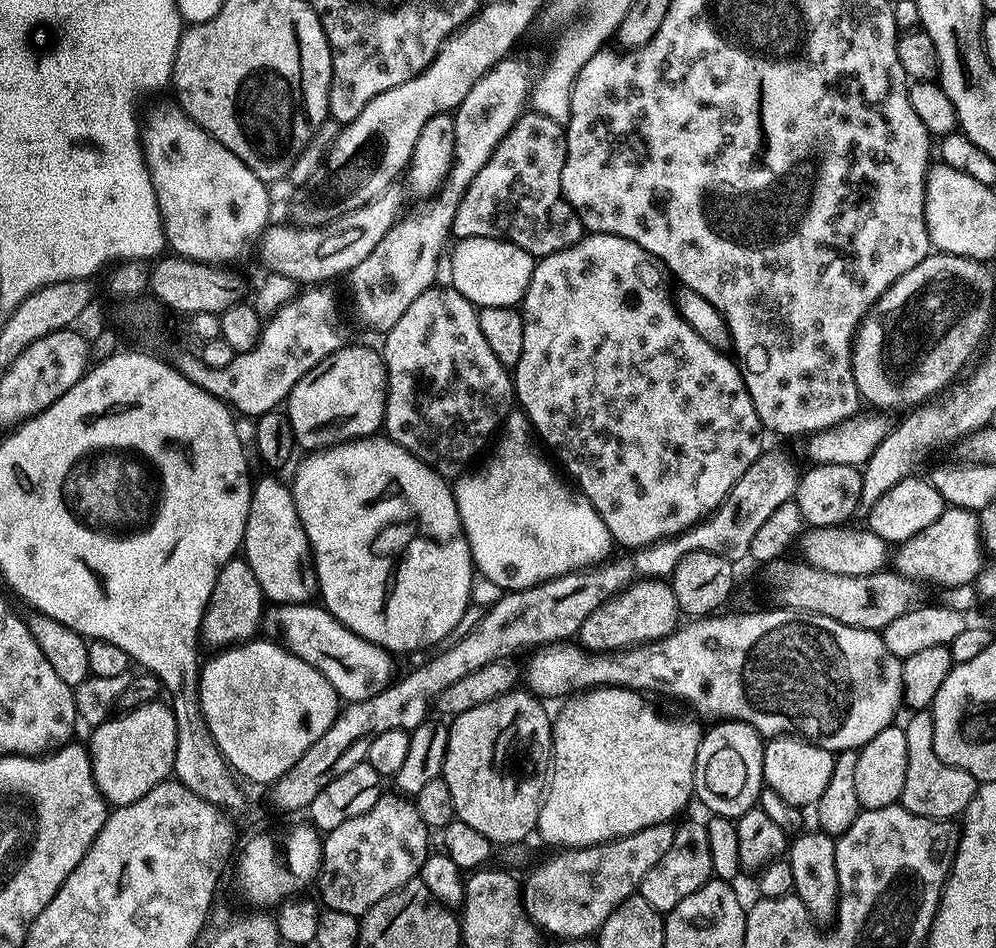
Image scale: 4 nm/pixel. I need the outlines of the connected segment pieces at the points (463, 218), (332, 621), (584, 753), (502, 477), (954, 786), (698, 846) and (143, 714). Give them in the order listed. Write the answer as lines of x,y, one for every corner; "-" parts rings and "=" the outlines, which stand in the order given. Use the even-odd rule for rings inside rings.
525,111
524,115
516,119
506,138
498,142
494,154
490,154
490,162
478,170
474,182
468,184
468,189
460,197
451,235
456,240
483,236
509,240
511,244
522,246
522,250
537,258
573,248
581,236
585,235
586,229
562,194
562,166
566,162
567,145
565,125
554,122
554,118
546,118
546,114
541,112
=
315,603
286,604
275,609
276,620
280,623
283,643
289,652
298,658
310,662
314,670
318,670
334,686
341,701
355,702
369,700
377,692
383,692
385,687
393,683
392,660
393,653
379,648
366,638
354,634
338,618
330,615
327,608
=
604,686
587,693
582,702
570,707
552,725
552,747
550,749
550,769
552,777
546,780
546,791
540,802
540,813
536,823
536,832
548,844
566,848
589,848
591,844
604,844
607,840
616,840
620,836
633,836
638,830
657,827
675,821
675,816
683,810
694,796
692,783
694,782
694,766
700,745
702,728
692,720
671,720
668,716
659,716
652,704
643,700
639,691
619,686
=
523,411
509,412
488,465
459,477
454,484
475,571
503,590
514,592
599,563
614,548
598,510
583,492
548,465
535,443
=
916,710
909,716
912,717
902,724
906,734
906,783
902,786
898,803
910,810
910,814
918,814
922,818
952,820
959,817
974,798
978,782
966,774
966,770
950,766
938,758
938,750
934,750
934,718
931,711
=
688,820
676,828
670,850
666,850
666,854
658,858
658,862
642,878
638,895
646,898
646,902
650,902
650,906
654,906
661,914
667,914
674,906
678,906
678,902
682,902
682,898
694,894
694,890
701,888
710,879
713,879
713,874
707,827
696,820
=
160,703
137,704
135,708
127,709
123,713
125,716
113,715
91,729
92,773
109,805
121,808
130,802
138,802
138,798
142,798
150,790
154,790
154,786
158,786
173,775
176,742
175,715
167,703

